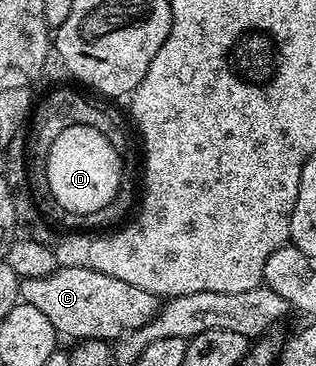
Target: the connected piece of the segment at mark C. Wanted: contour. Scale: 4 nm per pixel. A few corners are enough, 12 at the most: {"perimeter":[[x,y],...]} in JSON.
{"perimeter":[[88,265],[23,279],[58,336],[116,341],[158,296]]}

